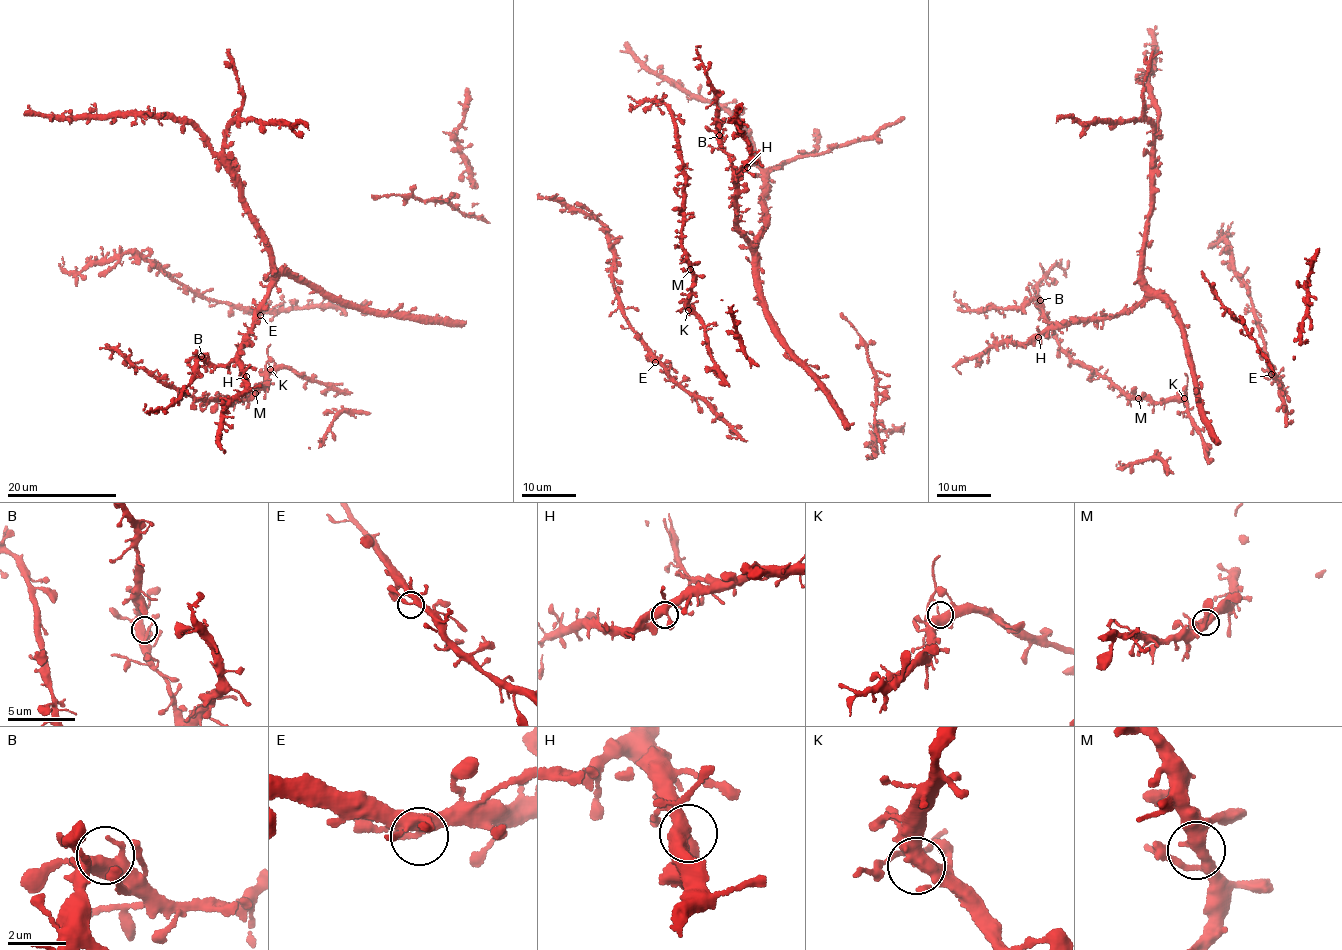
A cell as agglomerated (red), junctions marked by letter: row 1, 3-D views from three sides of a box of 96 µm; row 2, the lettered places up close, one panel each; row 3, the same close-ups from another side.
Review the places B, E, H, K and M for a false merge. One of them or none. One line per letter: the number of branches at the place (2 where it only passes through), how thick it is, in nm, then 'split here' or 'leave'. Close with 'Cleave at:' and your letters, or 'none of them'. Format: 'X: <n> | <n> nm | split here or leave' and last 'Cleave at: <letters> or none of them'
B: 4 | 420 nm | leave
E: 4 | 320 nm | leave
H: 4 | 420 nm | leave
K: 4 | 400 nm | split here
M: 4 | 340 nm | leave
Cleave at: K

